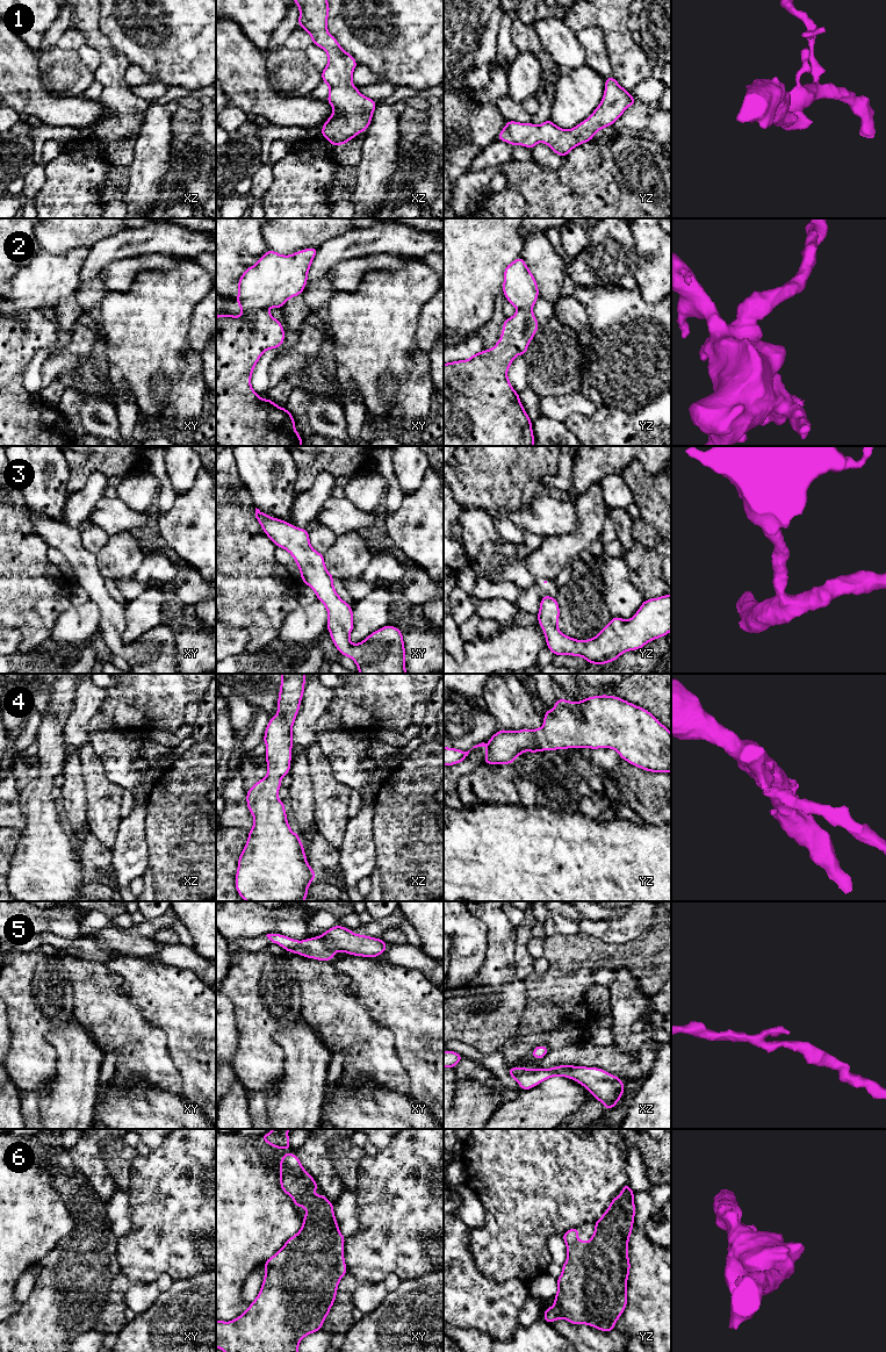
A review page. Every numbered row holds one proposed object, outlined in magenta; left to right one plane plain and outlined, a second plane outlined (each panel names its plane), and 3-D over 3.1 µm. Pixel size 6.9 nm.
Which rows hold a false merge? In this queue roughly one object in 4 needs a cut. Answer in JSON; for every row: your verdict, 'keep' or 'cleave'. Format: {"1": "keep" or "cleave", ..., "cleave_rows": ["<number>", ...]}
{"1": "keep", "2": "cleave", "3": "keep", "4": "keep", "5": "keep", "6": "keep", "cleave_rows": ["2"]}

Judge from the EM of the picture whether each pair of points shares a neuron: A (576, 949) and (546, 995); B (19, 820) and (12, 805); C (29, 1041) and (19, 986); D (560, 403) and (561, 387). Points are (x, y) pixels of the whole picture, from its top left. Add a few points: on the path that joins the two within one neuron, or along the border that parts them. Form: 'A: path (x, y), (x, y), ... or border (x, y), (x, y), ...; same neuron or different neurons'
A: border (549, 966), (556, 970), (588, 969), (590, 971); different neurons
B: path (15, 817), (12, 813), (12, 808); same neuron
C: path (29, 1027), (29, 1000); same neuron
D: border (578, 388), (564, 395), (541, 398); different neurons

